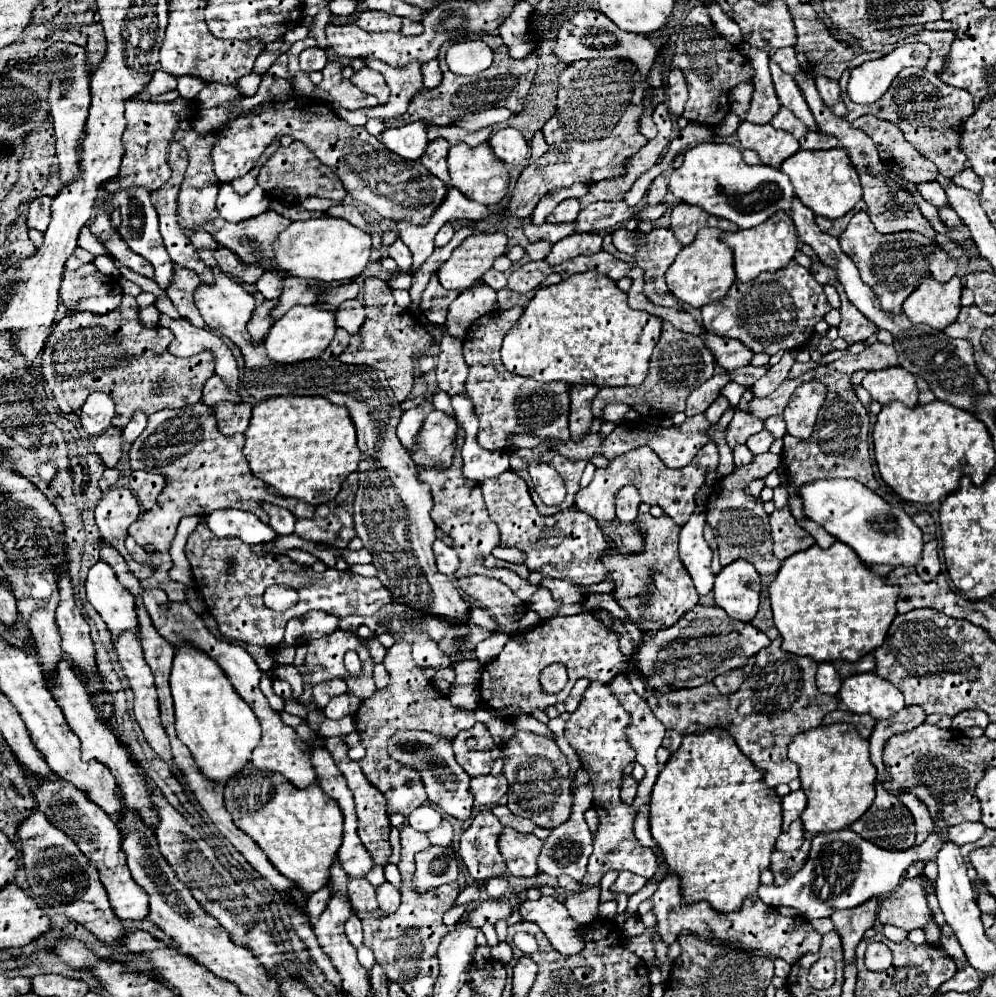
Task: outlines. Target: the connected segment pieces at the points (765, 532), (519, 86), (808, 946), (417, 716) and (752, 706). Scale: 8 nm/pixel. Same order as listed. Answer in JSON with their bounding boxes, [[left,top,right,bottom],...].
[[707,453,781,575],[385,35,537,127],[651,873,823,965],[355,641,477,815],[647,639,839,787]]

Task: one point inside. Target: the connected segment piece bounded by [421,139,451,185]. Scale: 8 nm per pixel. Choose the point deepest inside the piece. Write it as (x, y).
(435, 159)

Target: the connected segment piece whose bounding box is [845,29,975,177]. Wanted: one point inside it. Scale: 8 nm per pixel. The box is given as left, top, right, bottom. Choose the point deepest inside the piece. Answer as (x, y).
(929, 113)

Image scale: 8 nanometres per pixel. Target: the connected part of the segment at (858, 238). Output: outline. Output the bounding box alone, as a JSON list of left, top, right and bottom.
[839,211,957,313]

